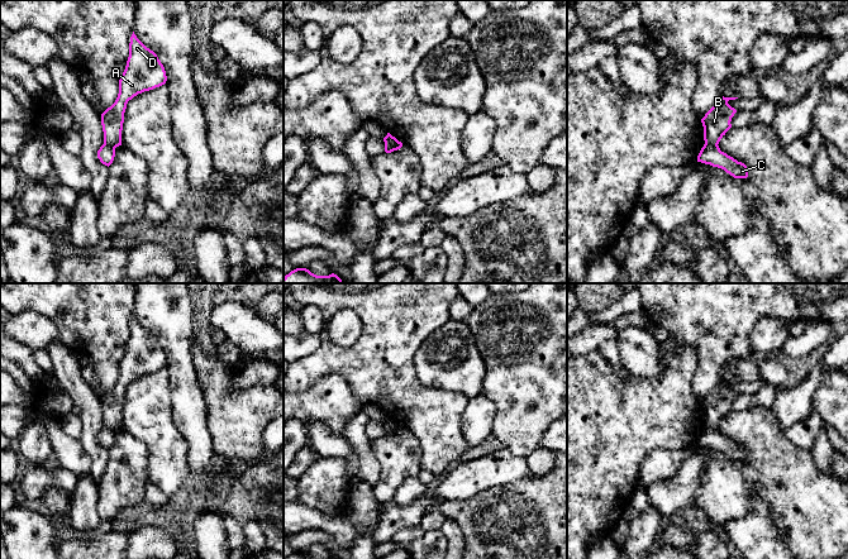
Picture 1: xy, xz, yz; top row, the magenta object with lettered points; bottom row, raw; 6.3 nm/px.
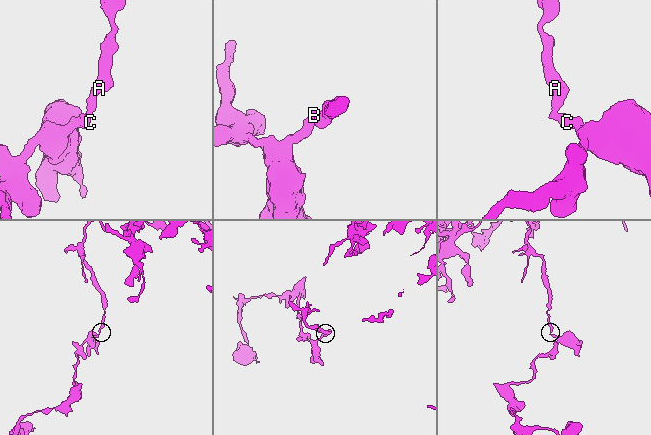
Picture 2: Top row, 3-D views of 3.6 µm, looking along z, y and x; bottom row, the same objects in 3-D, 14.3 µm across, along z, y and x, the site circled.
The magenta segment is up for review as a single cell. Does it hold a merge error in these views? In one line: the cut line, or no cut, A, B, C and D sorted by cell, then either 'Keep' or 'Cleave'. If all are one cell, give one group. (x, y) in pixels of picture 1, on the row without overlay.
Split along yz (705, 426), (717, 429). Groups: A B D / C. Cleave

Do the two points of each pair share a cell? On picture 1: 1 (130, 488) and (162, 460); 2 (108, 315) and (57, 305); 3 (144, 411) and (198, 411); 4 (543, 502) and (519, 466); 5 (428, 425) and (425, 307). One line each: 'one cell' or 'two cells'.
1: two cells
2: one cell
3: two cells
4: two cells
5: one cell

